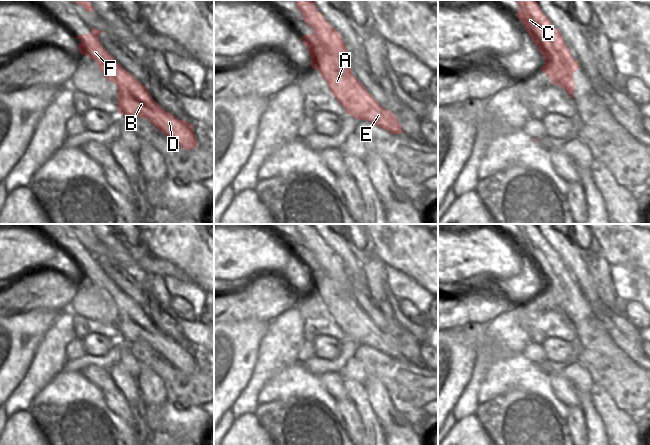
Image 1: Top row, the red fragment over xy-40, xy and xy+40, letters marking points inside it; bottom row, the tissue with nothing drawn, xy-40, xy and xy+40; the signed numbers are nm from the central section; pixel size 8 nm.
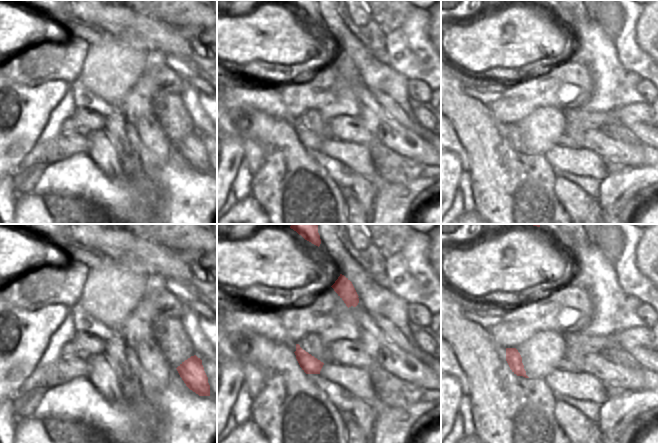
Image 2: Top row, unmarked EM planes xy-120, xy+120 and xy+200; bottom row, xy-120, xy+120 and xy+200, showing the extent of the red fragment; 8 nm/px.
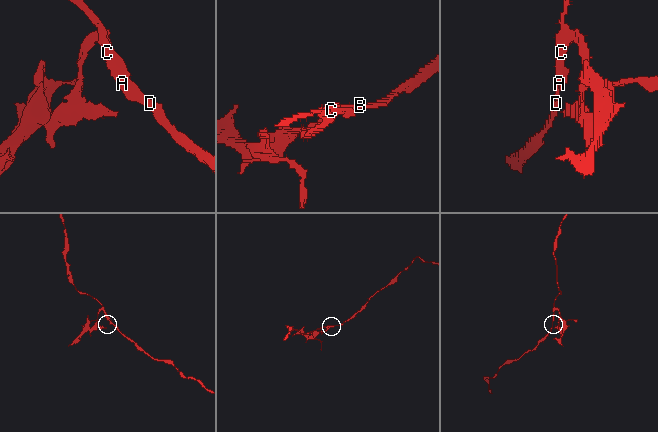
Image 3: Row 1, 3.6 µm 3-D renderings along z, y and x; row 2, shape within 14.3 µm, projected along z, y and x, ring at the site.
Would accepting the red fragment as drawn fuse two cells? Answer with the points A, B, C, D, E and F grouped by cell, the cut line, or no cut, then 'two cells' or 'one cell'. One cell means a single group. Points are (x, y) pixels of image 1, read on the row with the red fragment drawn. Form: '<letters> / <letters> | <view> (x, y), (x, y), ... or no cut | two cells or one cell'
A B D E F / C | xy+40 (543, 55), (555, 52), (559, 56), (557, 75), (568, 92) | two cells

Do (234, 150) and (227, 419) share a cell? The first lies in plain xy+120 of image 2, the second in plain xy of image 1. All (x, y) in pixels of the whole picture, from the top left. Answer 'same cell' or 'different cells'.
different cells

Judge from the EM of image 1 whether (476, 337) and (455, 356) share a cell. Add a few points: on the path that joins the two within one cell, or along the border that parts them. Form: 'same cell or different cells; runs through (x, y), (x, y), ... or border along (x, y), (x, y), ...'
different cells; border along (454, 328), (460, 341), (473, 345), (476, 348)

